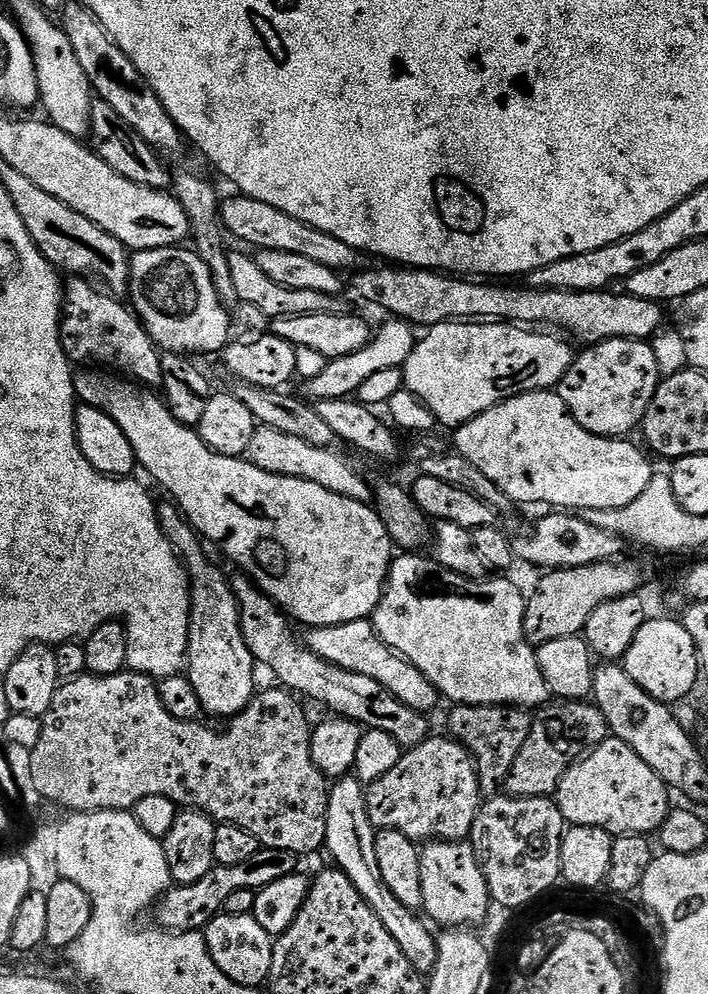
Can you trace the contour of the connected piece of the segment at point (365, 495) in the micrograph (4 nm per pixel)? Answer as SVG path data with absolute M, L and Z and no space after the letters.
M265 424L254 430L254 438L250 438L250 446L246 459L258 466L258 470L266 470L266 474L293 476L310 482L318 482L318 486L326 486L334 494L342 494L346 498L354 498L363 504L369 503L374 496L374 488L364 481L364 476L335 447L323 448L314 446L302 438L294 438L291 434L282 434L282 430L274 430Z

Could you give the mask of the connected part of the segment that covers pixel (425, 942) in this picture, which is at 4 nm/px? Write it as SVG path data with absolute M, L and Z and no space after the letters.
M349 774L339 777L328 789L328 809L326 810L326 838L324 848L332 855L331 863L344 872L361 897L376 914L382 926L390 930L390 938L398 942L402 954L406 954L406 962L414 966L421 974L430 974L438 962L437 933L427 928L423 919L419 920L413 909L402 906L390 886L382 882L382 870L378 870L378 850L376 834L378 829L370 822L370 814L366 806L366 788Z

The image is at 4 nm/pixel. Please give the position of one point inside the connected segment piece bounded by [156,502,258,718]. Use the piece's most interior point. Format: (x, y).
(219, 663)

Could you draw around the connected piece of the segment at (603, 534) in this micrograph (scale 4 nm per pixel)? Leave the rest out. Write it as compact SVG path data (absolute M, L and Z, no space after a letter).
M552 510L549 513L549 516L544 516L537 522L533 532L528 532L525 536L515 537L512 540L512 551L517 561L525 560L528 564L537 564L540 570L577 568L586 564L597 564L603 560L615 560L623 553L620 551L626 548L625 541L620 537L594 526L589 520L584 519L583 515L569 514L564 510Z

